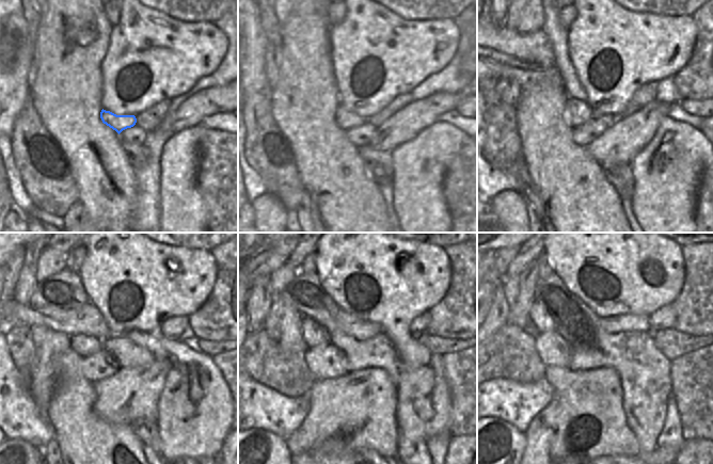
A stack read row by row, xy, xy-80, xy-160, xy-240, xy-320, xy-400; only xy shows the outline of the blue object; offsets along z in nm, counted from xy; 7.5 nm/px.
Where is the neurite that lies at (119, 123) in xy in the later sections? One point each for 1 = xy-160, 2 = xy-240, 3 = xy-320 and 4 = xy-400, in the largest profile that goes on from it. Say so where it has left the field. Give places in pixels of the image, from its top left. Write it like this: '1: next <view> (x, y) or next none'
1: next xy-160 (577, 112)
2: next xy-240 (85, 346)
3: next xy-320 (314, 335)
4: next xy-400 (541, 320)

